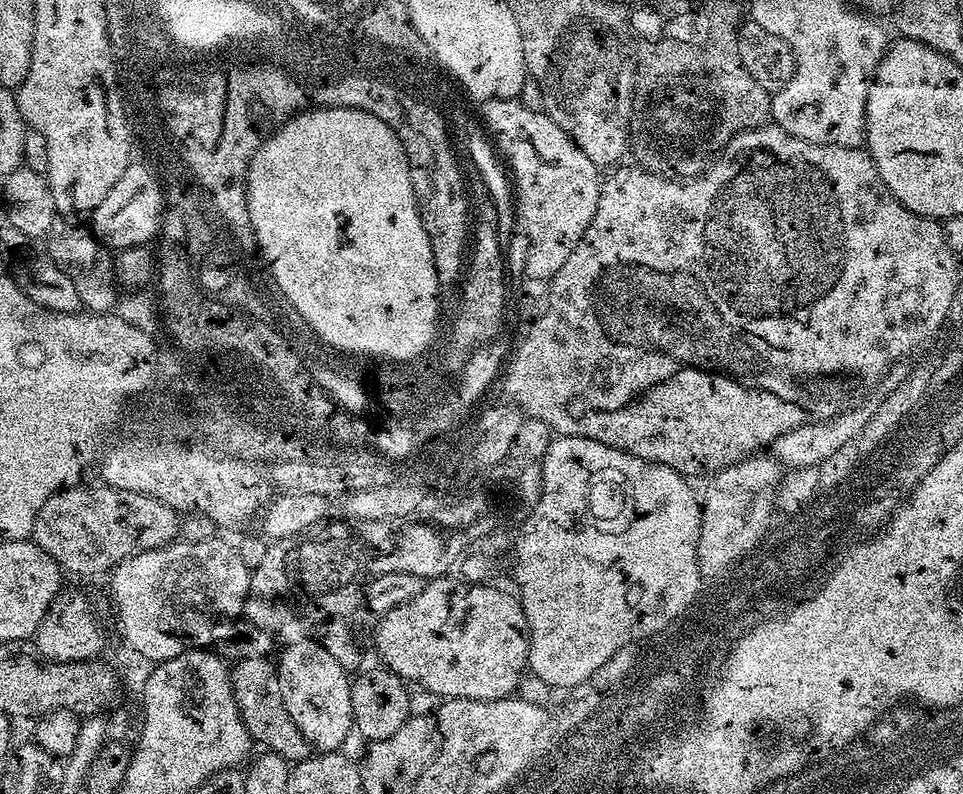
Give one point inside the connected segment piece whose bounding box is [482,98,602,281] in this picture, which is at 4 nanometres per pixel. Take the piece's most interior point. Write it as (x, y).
(556, 191)

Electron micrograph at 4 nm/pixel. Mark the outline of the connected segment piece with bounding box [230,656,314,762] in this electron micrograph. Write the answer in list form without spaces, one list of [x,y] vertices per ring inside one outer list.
[[[259,656],[238,660],[231,665],[234,702],[238,706],[249,737],[261,749],[278,754],[289,762],[306,760],[313,755],[314,749],[308,739],[300,733],[298,726],[294,726],[294,718],[290,718],[286,710],[286,702],[282,702],[282,690],[278,686],[276,673],[277,665],[273,661],[271,664],[270,661],[268,656]]]

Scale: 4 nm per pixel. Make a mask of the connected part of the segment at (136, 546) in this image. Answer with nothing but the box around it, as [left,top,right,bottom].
[34,486,182,576]

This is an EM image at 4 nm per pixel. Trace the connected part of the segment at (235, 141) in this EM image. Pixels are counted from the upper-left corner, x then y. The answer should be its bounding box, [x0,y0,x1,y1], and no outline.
[214,65,303,183]

